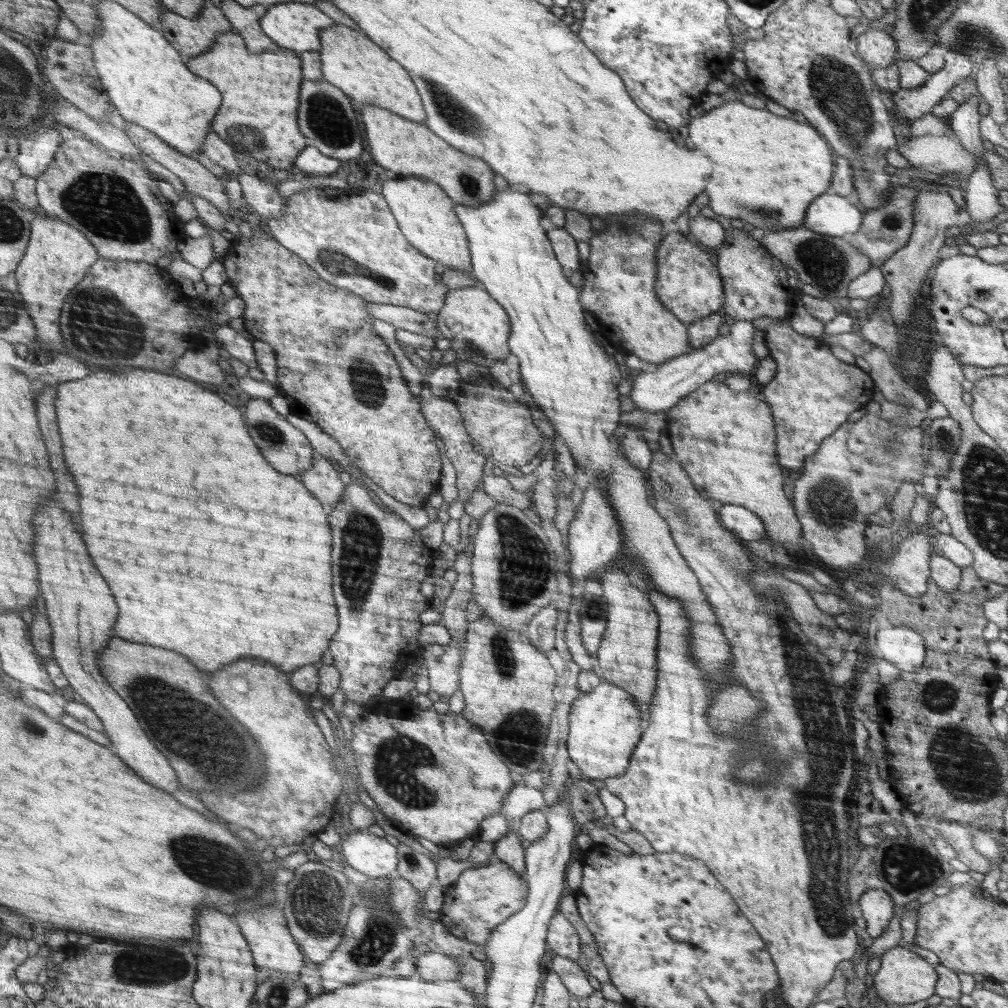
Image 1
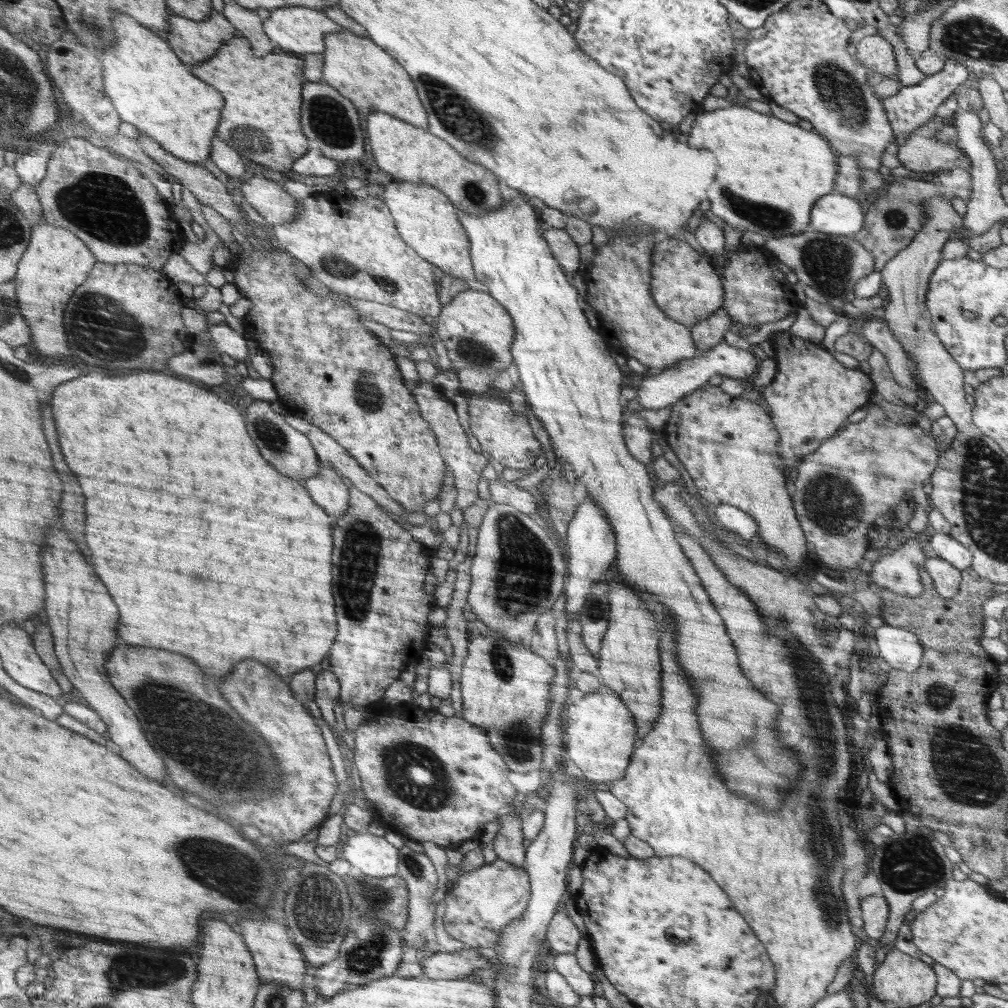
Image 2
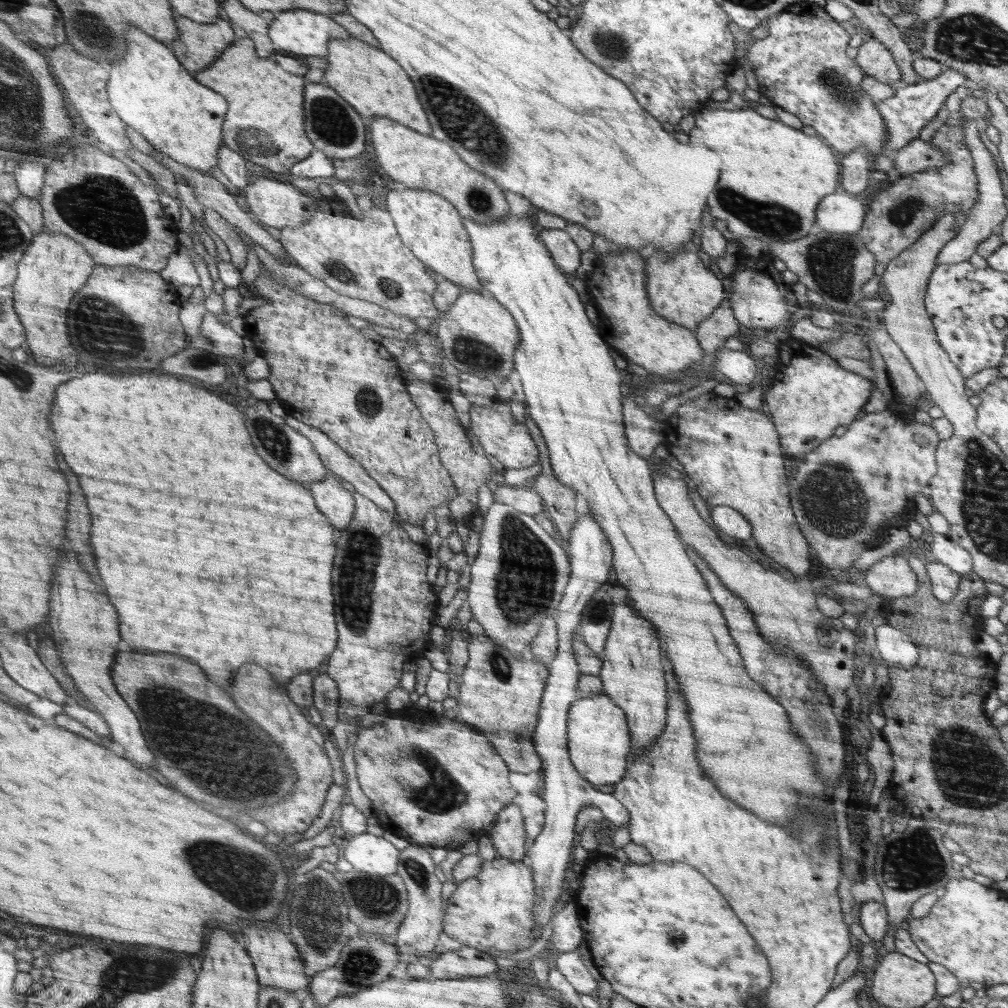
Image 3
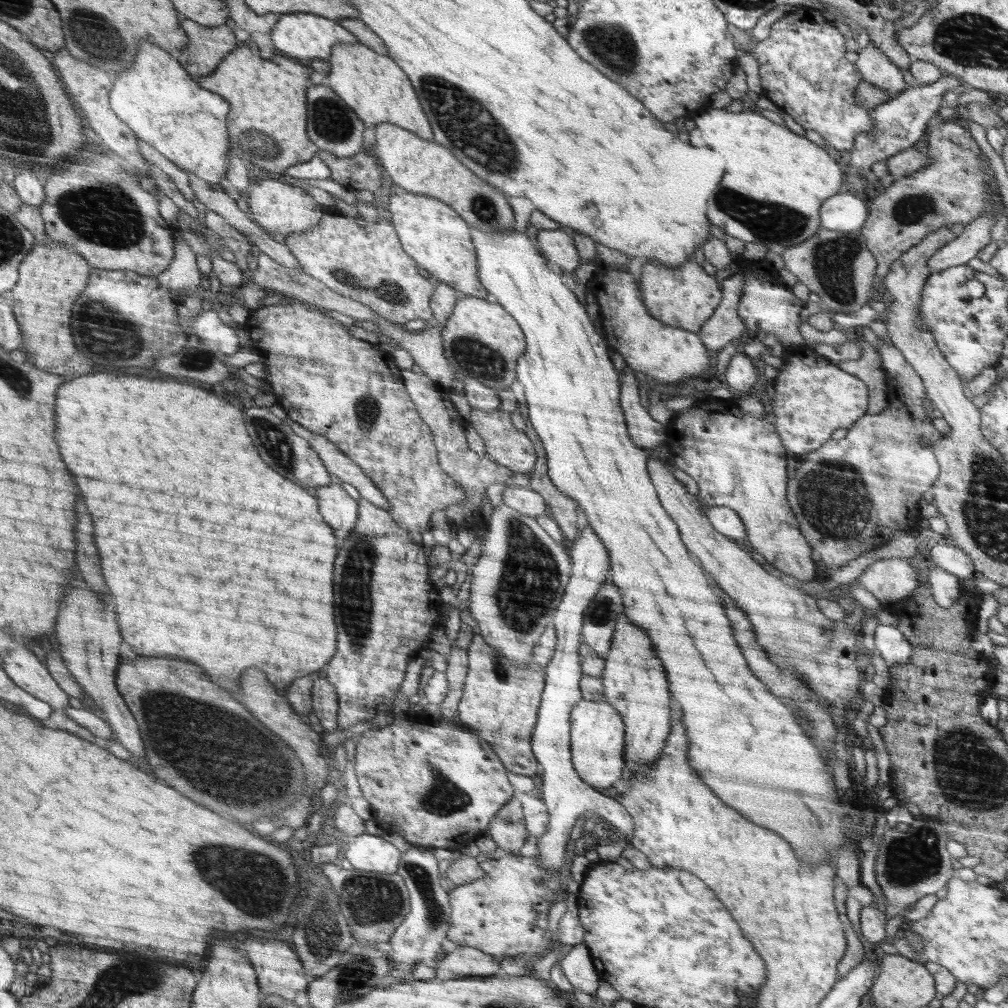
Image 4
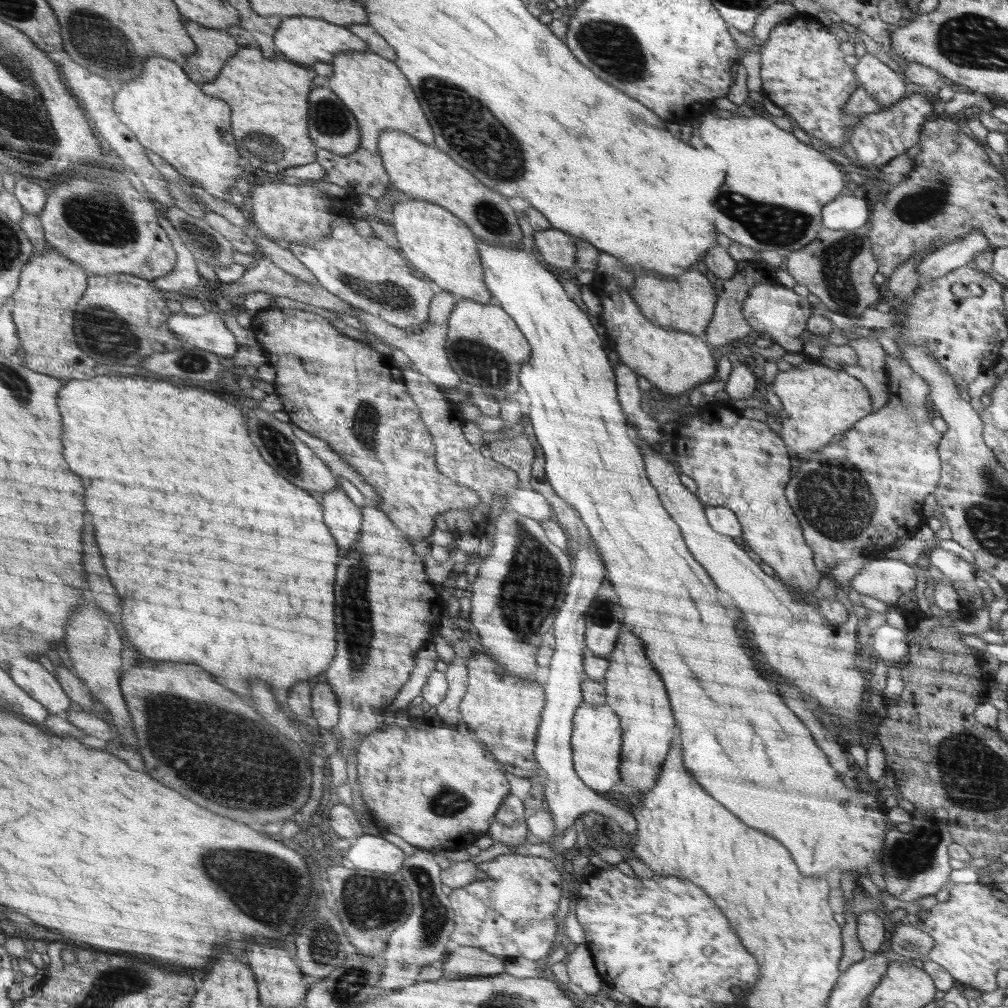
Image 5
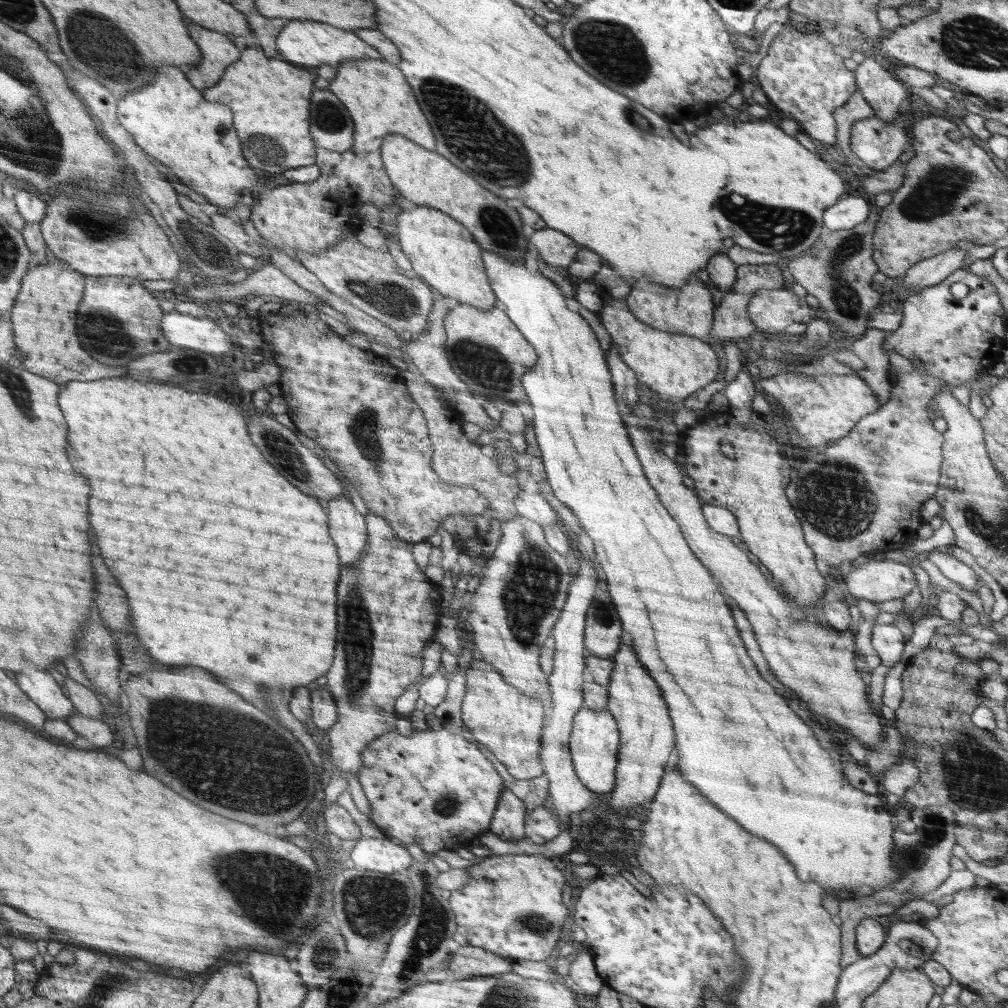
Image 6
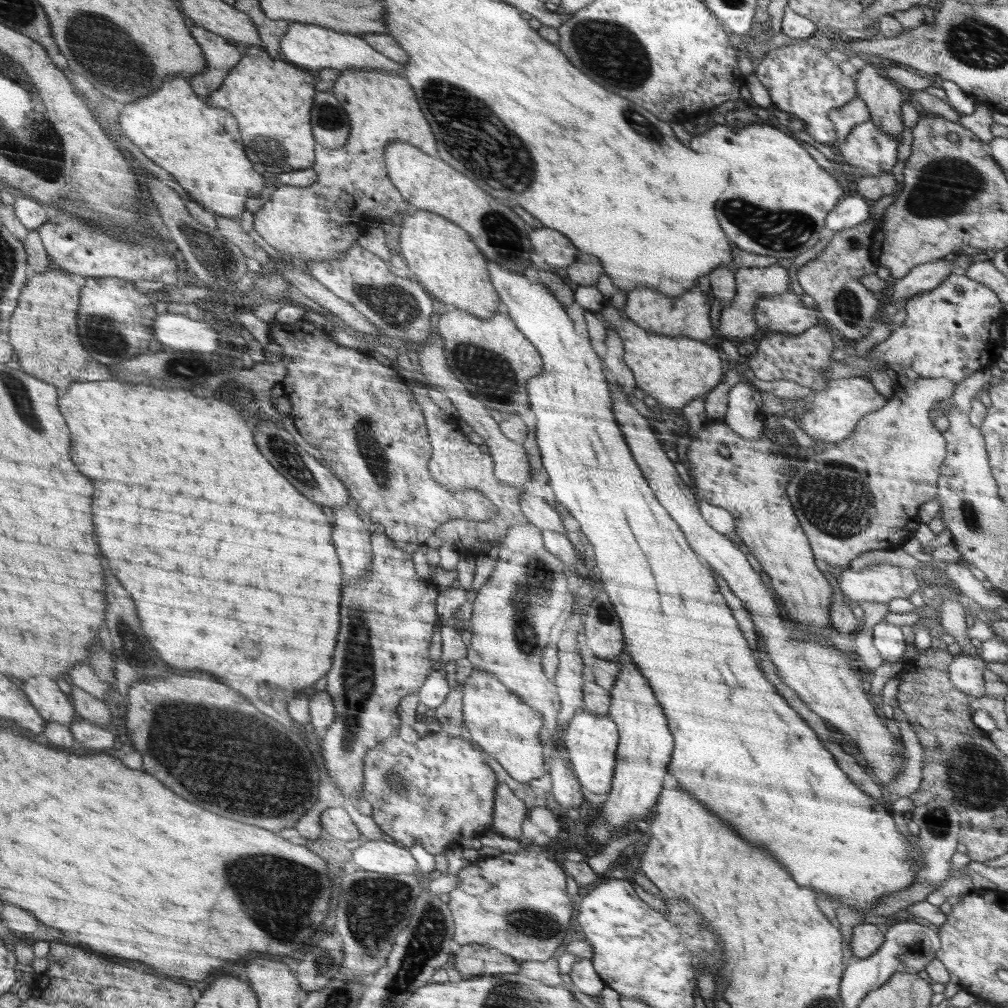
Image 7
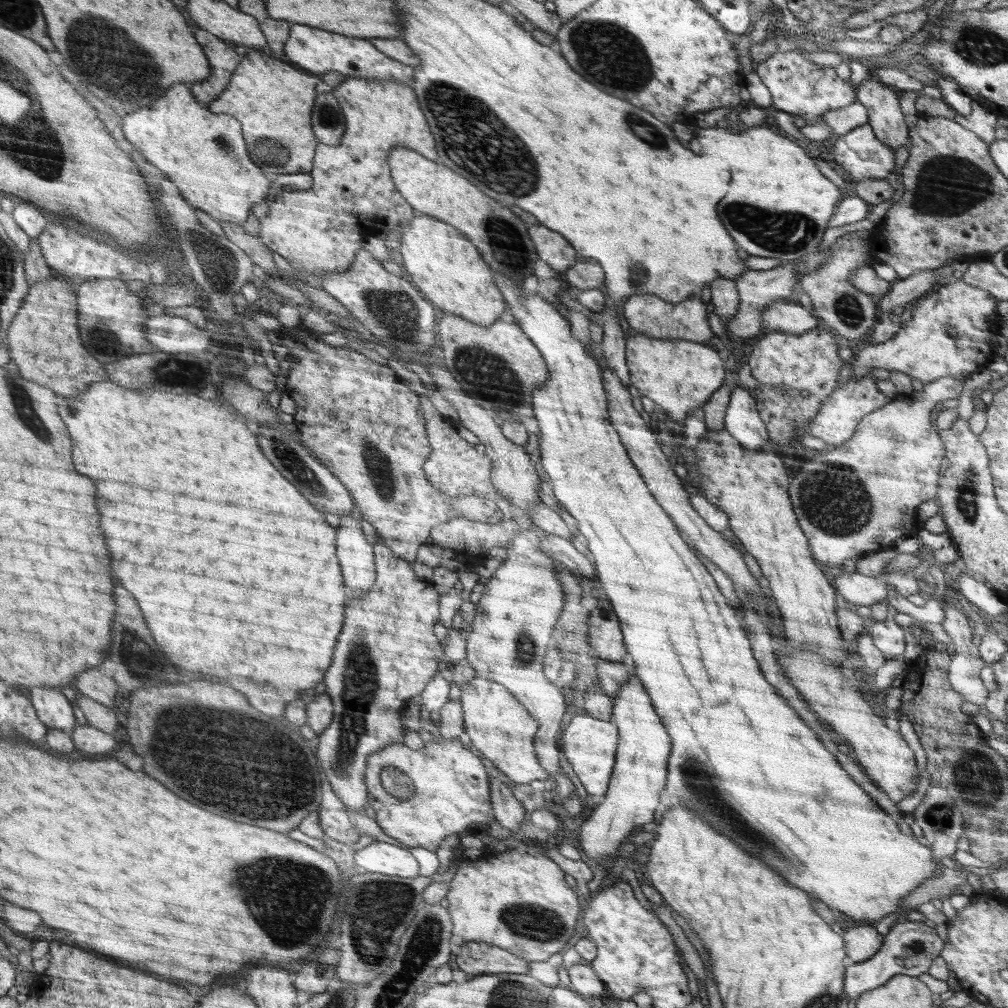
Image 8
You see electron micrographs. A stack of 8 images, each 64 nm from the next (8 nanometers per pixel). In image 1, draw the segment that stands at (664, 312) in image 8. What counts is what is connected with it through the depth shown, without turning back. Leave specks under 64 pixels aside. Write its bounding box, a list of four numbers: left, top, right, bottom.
[658,233,725,324]

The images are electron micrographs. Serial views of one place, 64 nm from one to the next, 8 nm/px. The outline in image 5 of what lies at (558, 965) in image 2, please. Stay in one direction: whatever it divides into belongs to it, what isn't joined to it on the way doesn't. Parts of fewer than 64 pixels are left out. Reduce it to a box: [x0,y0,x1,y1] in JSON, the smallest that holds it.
[565,943,601,995]

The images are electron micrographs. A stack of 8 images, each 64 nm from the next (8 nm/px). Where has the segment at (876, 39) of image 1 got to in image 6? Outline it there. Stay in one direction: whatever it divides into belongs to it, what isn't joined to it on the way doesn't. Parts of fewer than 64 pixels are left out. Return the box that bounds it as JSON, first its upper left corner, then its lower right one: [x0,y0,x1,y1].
[854,57,908,122]

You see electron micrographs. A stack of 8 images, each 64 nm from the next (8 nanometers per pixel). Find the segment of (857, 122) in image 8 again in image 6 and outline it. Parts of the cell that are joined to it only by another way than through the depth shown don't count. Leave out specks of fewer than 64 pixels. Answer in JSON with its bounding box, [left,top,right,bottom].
[836,92,875,175]

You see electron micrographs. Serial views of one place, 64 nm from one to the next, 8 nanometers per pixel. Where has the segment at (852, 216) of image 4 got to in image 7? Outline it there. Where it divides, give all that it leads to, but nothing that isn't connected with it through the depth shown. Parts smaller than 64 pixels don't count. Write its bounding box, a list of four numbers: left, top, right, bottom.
[827,195,870,232]

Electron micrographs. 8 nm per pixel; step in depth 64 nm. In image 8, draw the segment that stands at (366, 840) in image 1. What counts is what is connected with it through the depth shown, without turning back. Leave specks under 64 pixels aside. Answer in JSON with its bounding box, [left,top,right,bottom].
[354,841,421,879]

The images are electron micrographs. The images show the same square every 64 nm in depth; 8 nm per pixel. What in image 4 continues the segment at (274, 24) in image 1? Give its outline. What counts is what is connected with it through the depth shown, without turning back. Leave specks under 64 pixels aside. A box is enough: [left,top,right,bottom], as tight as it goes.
[271,12,359,64]

